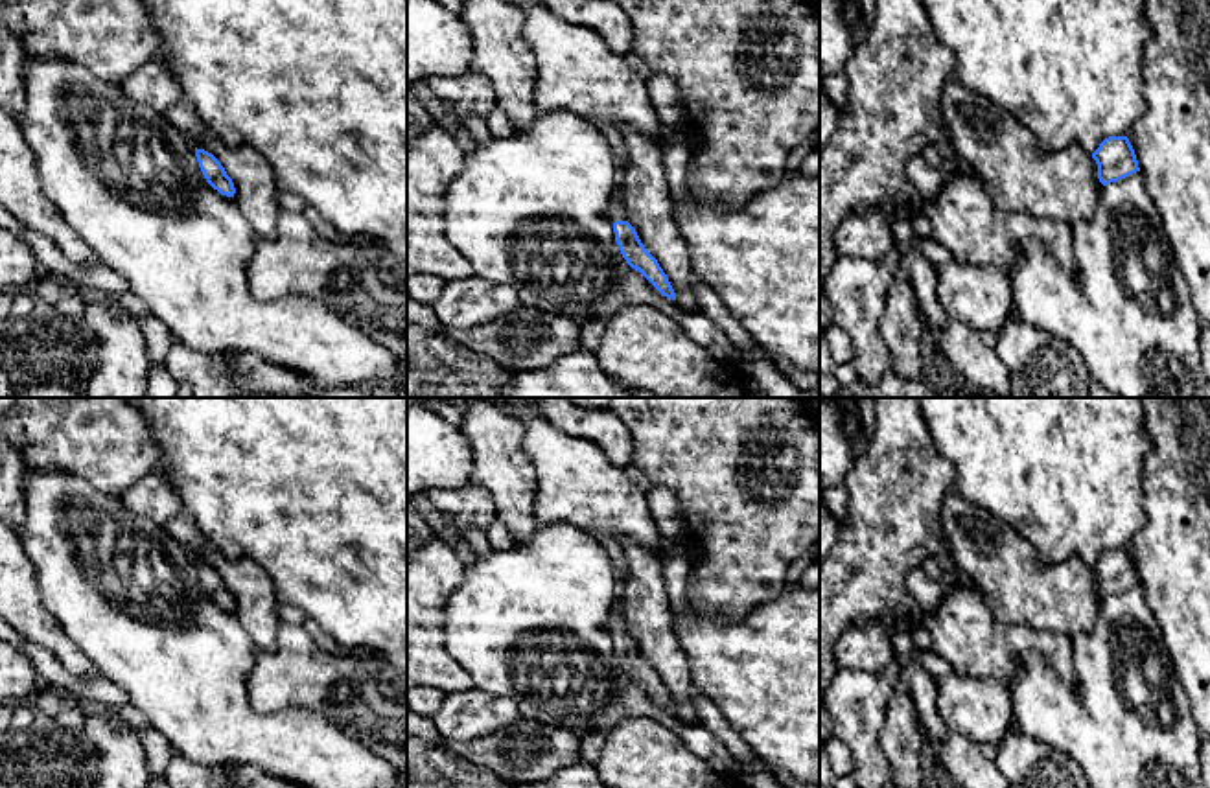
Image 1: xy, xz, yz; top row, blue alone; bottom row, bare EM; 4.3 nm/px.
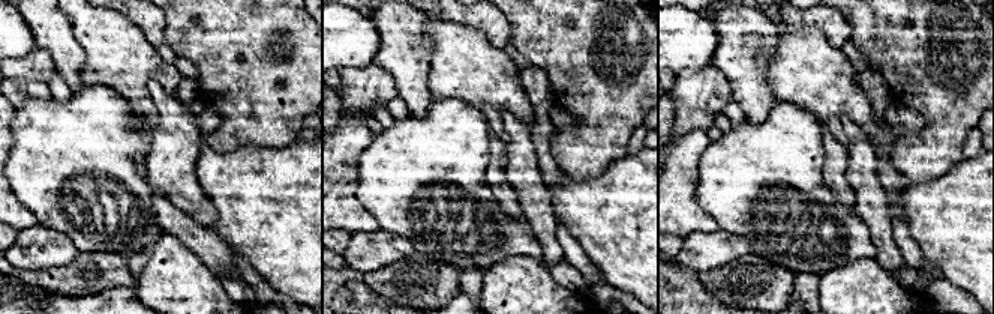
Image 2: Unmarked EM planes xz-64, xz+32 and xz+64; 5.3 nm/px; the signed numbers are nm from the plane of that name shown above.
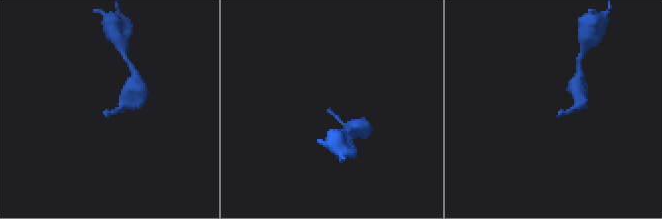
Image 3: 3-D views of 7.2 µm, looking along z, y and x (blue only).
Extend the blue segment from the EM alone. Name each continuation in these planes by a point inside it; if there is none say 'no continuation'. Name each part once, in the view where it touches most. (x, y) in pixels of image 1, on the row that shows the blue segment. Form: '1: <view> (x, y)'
1: xz (616, 210)

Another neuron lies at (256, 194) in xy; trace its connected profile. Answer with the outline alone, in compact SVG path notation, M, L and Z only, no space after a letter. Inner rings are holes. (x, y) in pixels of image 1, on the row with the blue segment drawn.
M210 131L193 145L212 153L221 162L236 188L232 199L258 238L274 238L282 210L278 206L278 186L271 162L247 145L223 144Z

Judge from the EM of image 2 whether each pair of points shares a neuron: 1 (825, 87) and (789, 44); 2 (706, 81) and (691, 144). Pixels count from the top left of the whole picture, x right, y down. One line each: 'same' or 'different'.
1: same
2: different

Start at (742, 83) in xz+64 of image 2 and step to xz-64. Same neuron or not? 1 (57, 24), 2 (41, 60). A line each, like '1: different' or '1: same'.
1: same
2: different

